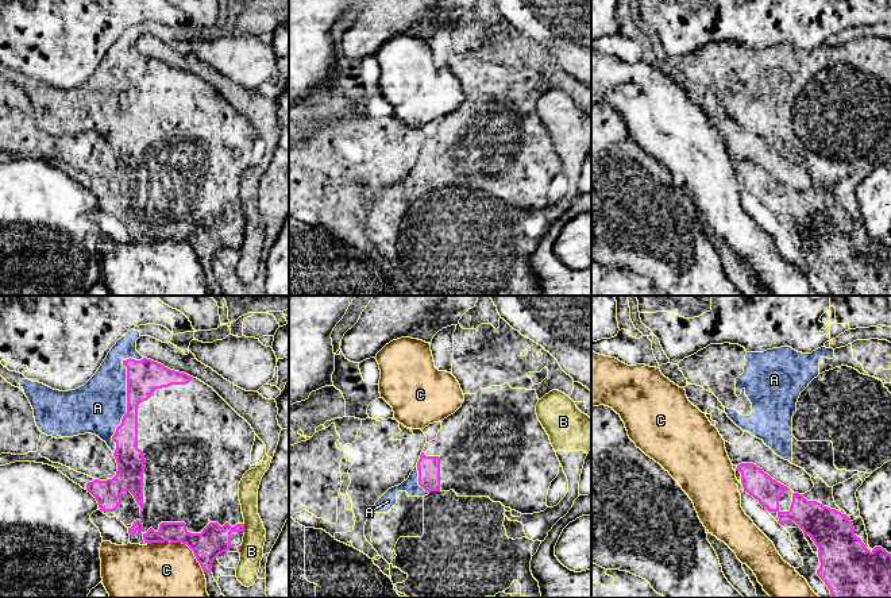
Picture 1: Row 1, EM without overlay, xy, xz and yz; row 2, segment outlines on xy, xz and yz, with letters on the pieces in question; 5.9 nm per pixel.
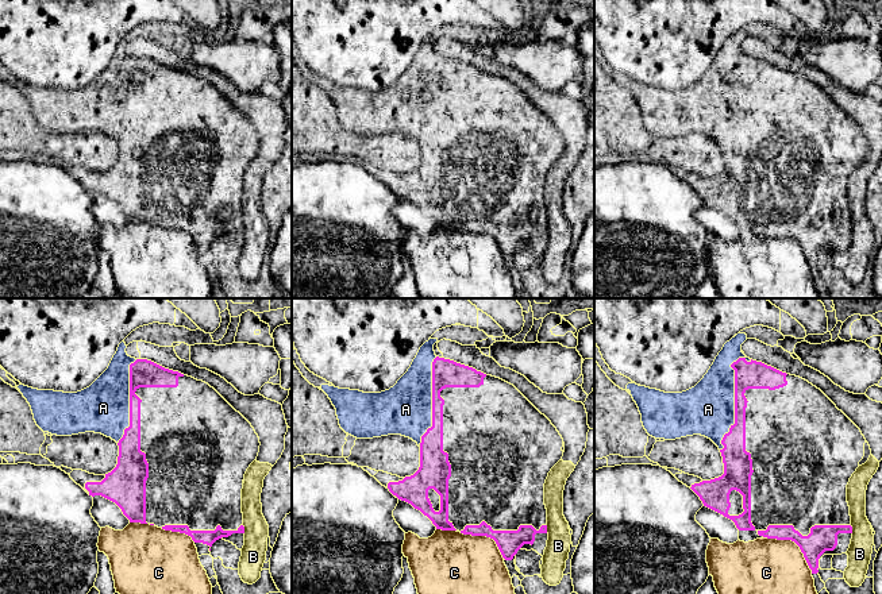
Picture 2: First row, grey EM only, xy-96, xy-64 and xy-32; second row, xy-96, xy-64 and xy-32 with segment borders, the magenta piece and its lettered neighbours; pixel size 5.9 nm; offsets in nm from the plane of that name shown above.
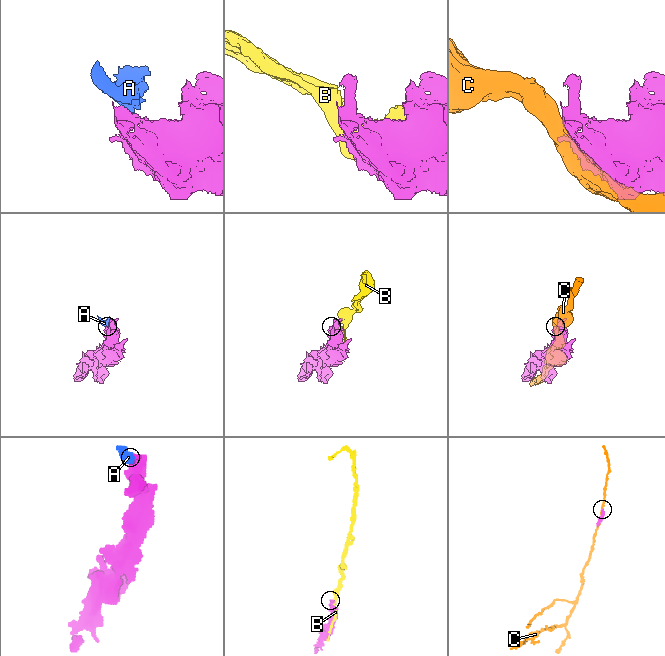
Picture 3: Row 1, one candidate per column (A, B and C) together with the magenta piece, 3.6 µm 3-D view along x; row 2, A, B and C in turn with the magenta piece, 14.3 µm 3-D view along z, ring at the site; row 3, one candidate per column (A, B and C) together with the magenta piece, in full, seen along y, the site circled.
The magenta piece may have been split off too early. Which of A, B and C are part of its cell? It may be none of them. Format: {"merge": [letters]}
{"merge": ["A"]}

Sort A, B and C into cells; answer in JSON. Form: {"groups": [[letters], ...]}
{"groups": [["A"], ["B"], ["C"]]}

